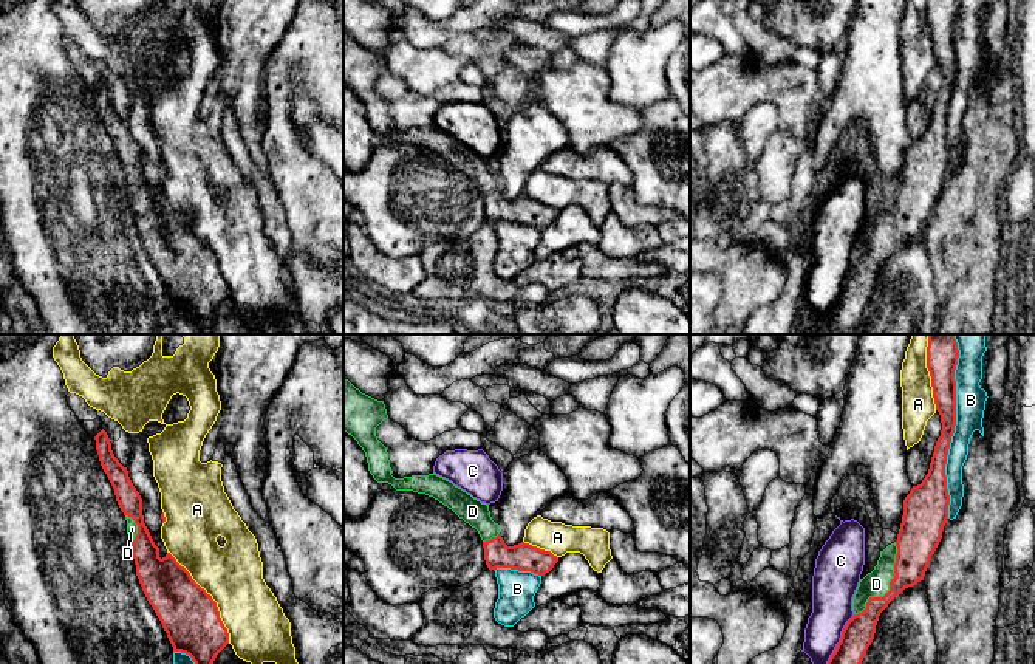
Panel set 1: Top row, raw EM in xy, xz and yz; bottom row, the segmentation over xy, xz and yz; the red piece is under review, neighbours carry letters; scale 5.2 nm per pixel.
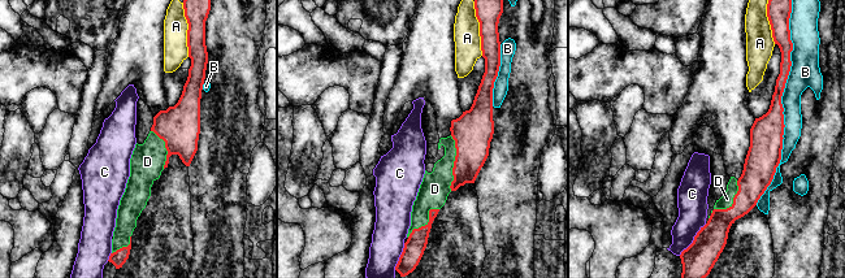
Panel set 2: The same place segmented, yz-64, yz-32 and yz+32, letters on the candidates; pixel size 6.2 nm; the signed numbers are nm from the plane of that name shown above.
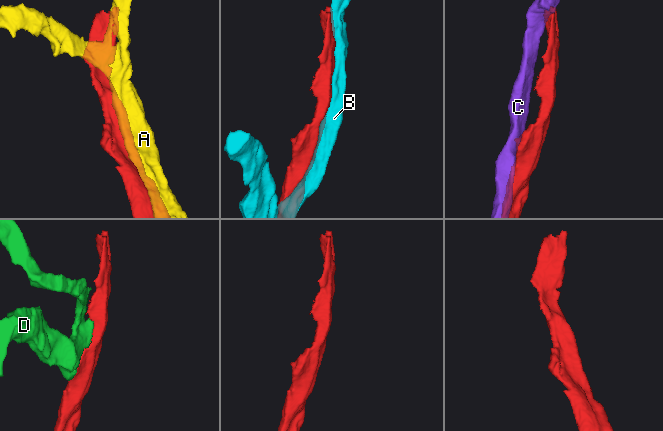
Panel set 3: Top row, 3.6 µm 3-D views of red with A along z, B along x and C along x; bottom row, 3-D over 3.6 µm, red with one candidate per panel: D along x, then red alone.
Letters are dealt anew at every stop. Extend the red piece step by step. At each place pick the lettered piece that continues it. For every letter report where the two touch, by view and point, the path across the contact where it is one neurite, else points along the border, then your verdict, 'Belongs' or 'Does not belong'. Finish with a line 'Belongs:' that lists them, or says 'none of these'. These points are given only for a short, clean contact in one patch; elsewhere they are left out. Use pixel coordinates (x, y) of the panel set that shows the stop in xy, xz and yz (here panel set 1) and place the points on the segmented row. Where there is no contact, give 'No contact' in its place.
A: Touches red at xy (211, 598). Does not belong
B: Touches red at yz (955, 424). Does not belong
C: Touches red at yz (840, 640). Boundary: yz (854, 615), (847, 622), (840, 641), (826, 663). Does not belong
D: Touches red at yz (890, 585). Belongs
Belongs: D

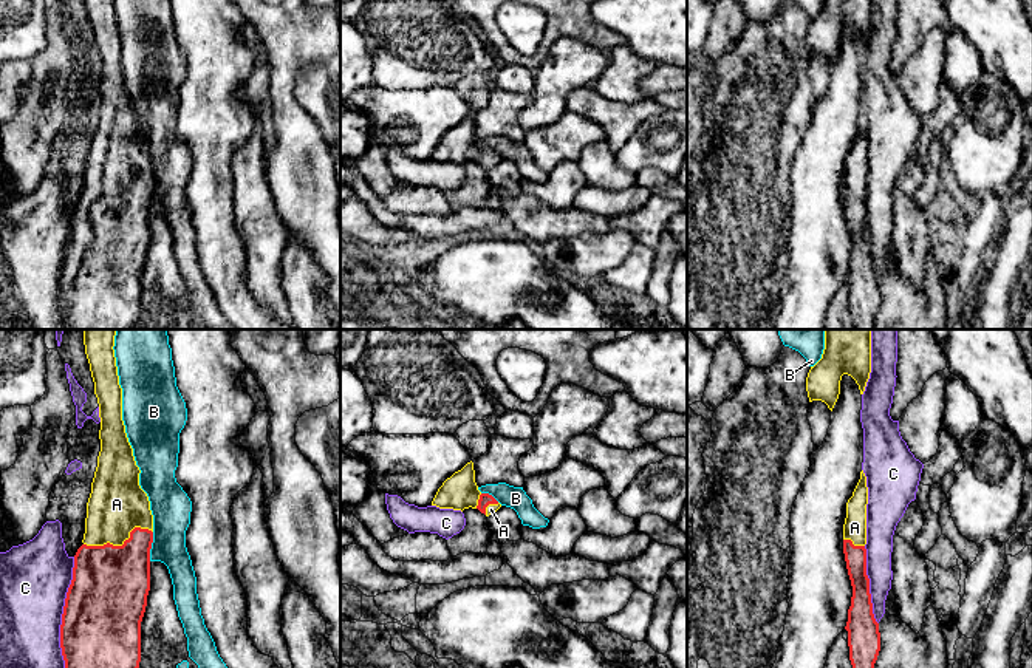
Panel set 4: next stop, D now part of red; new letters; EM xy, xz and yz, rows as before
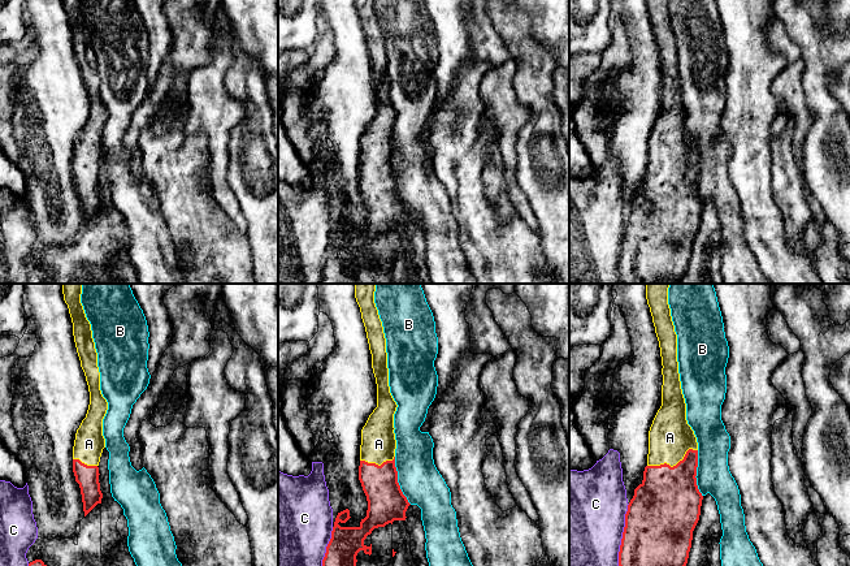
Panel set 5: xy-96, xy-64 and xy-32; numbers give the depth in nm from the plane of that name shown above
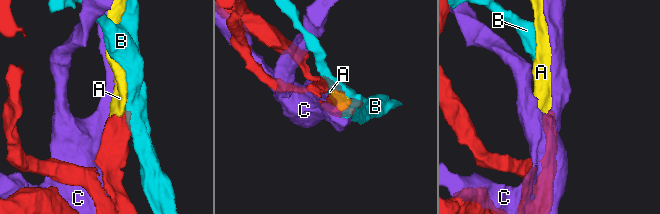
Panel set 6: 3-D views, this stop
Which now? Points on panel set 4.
A: Touches red at xy (119, 546). Path across: xy (109, 591), (109, 574), (119, 546), (116, 504). Belongs
B: Touches red at xy (150, 546). Boundary: xy (153, 532), (149, 560). Does not belong
C: Touches red at xy (64, 613). Does not belong
Belongs: A

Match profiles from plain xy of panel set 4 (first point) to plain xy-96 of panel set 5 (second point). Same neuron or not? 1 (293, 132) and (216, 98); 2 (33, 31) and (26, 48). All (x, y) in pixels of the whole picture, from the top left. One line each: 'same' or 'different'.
1: different
2: different

